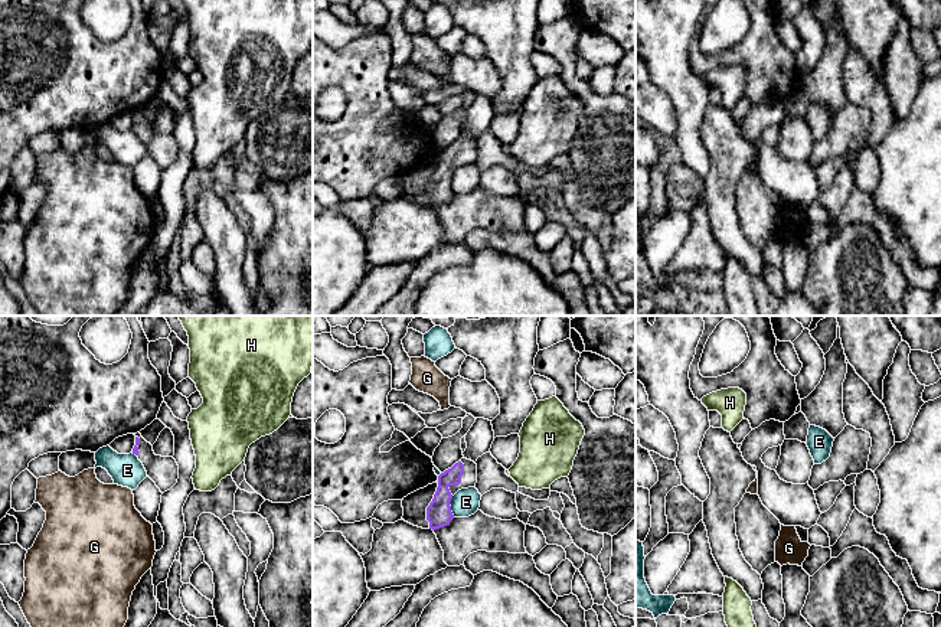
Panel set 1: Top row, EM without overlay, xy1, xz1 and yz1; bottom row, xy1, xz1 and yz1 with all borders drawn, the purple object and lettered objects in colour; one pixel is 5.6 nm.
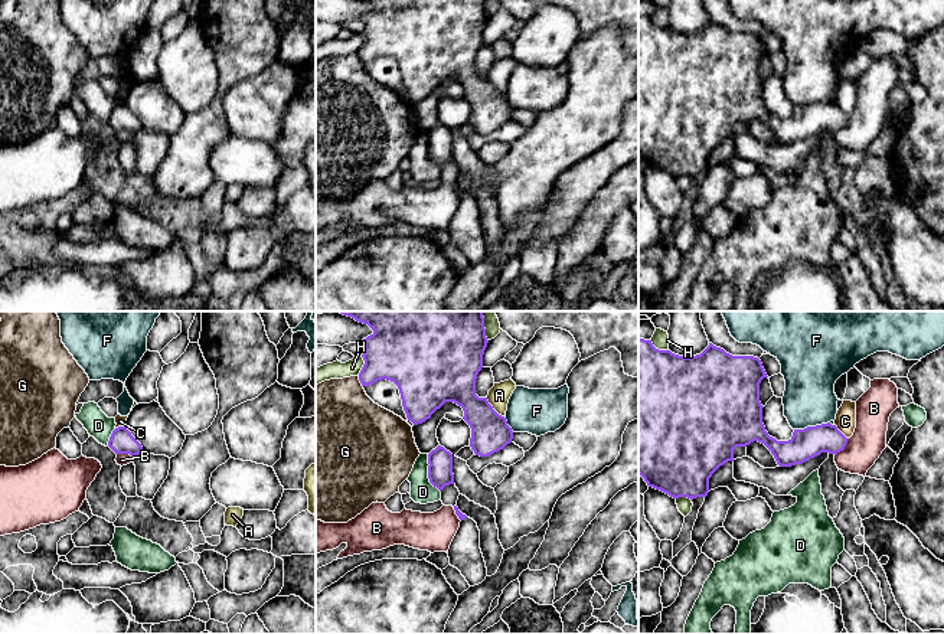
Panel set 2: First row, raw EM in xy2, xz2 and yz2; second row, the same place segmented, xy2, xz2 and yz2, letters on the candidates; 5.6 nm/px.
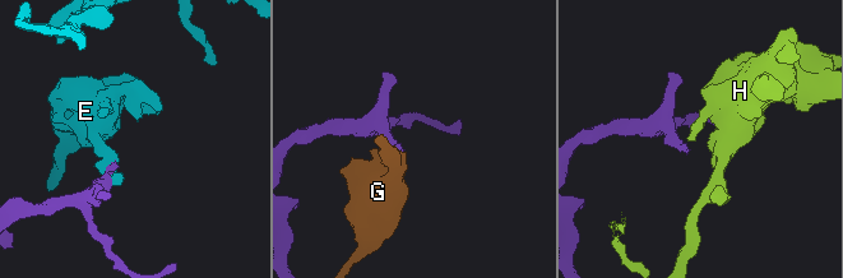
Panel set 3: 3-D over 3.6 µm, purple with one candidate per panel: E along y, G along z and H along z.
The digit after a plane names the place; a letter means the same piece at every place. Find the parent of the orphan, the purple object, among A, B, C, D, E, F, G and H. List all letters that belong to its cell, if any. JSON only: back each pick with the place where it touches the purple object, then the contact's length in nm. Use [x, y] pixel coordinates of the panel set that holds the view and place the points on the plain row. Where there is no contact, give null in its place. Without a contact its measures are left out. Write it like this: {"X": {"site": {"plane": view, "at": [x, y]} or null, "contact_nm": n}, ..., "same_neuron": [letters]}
{"same_neuron": []}

